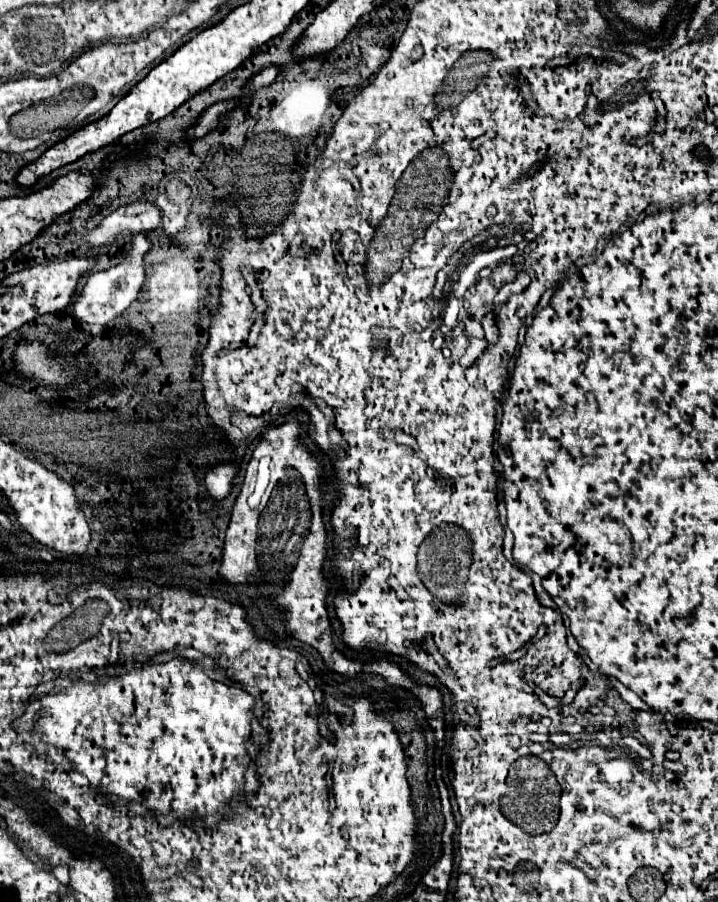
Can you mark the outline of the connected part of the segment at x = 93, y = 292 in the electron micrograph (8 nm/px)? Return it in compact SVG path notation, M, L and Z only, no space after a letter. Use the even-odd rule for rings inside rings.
M135 233L131 245L127 251L123 251L123 261L113 265L107 271L101 273L93 273L85 287L81 289L81 293L77 295L75 303L73 303L73 313L77 319L87 321L87 323L99 323L105 325L109 321L113 321L117 315L121 315L139 295L143 279L145 279L145 253L151 249L151 239L147 233Z

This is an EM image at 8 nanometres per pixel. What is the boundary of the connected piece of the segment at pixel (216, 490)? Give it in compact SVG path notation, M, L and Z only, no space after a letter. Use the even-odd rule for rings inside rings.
M221 465L221 467L215 467L213 471L209 471L205 477L209 495L215 499L223 499L231 491L235 471L237 471L235 465Z

